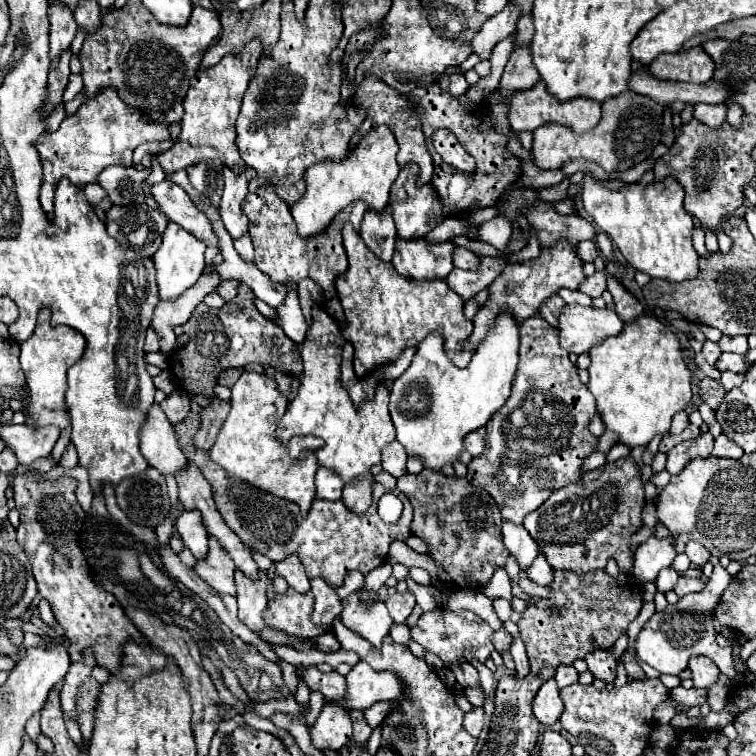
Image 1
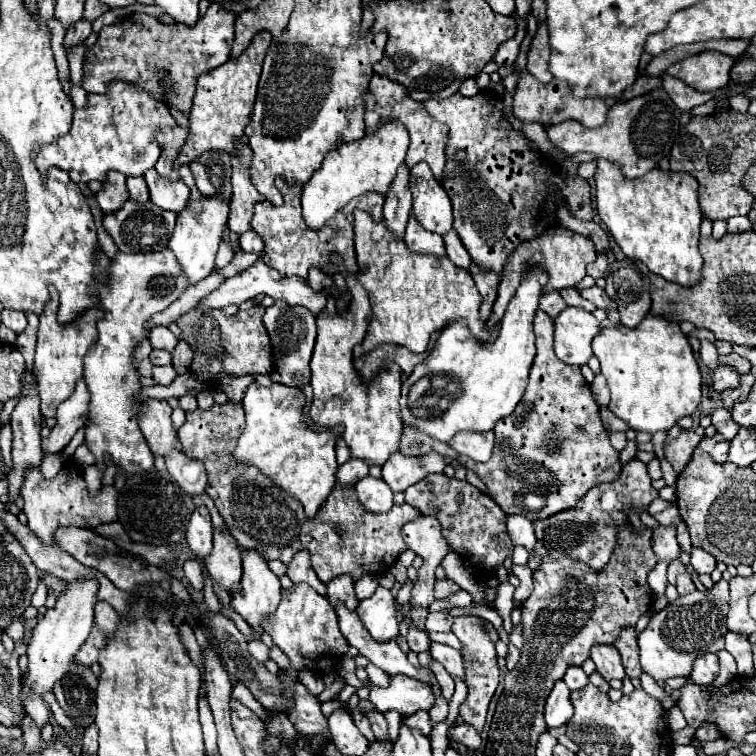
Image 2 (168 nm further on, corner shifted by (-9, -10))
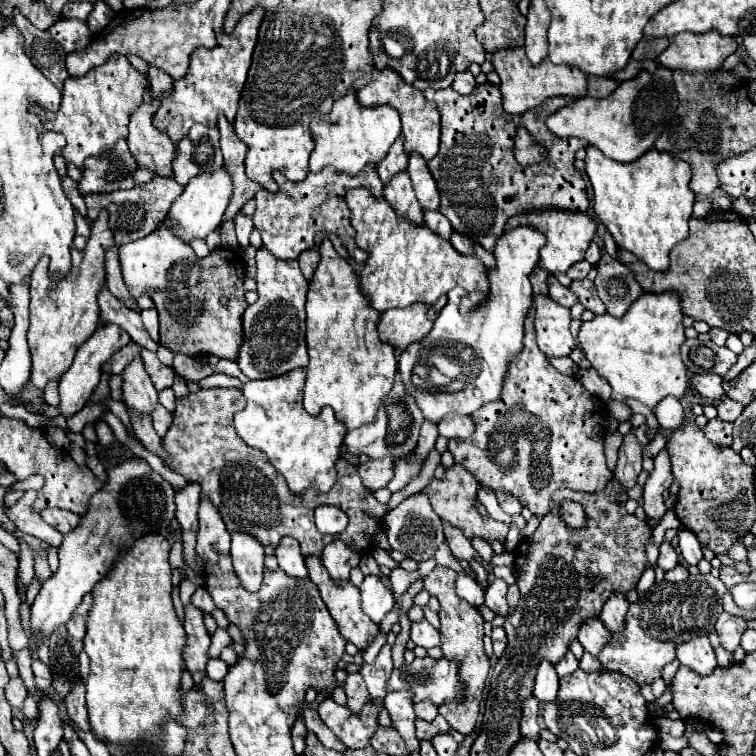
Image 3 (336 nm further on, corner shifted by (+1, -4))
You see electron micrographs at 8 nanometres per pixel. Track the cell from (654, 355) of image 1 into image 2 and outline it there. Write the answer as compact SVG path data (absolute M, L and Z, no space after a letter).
M648 313L636 329L626 329L624 325L602 329L592 341L592 351L602 365L602 373L612 393L612 401L608 409L616 417L624 419L634 431L648 431L648 433L664 431L664 429L674 427L680 417L692 415L696 411L700 403L702 377L698 371L694 351L688 343L688 337L680 331L678 323Z

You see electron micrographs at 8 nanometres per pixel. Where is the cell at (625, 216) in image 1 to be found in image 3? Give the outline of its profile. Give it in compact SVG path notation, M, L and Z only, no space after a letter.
M586 147L584 163L586 163L586 175L590 177L590 183L594 187L594 213L606 225L616 245L620 249L634 253L654 271L668 269L672 247L688 237L688 219L692 217L692 205L694 205L694 193L688 187L692 173L690 165L672 157L670 153L660 153L656 149L650 149L638 161L624 165L608 159L594 147Z

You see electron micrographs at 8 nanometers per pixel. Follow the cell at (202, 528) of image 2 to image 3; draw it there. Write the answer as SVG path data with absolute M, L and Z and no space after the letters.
M188 483L182 491L176 493L176 519L182 531L198 531L198 503L200 503L200 485Z

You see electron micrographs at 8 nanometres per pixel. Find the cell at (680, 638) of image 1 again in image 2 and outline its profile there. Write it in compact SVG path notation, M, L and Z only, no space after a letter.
M720 579L718 583L714 583L706 591L694 591L694 593L688 593L688 595L680 595L676 601L668 603L662 611L652 615L648 627L638 635L642 671L648 673L654 679L662 679L660 677L662 667L666 667L666 671L672 671L670 673L672 677L674 675L690 675L696 653L708 653L708 651L716 653L716 651L724 649L724 635L728 631L728 627L726 627L726 611L728 611L728 581L724 581L724 579Z

